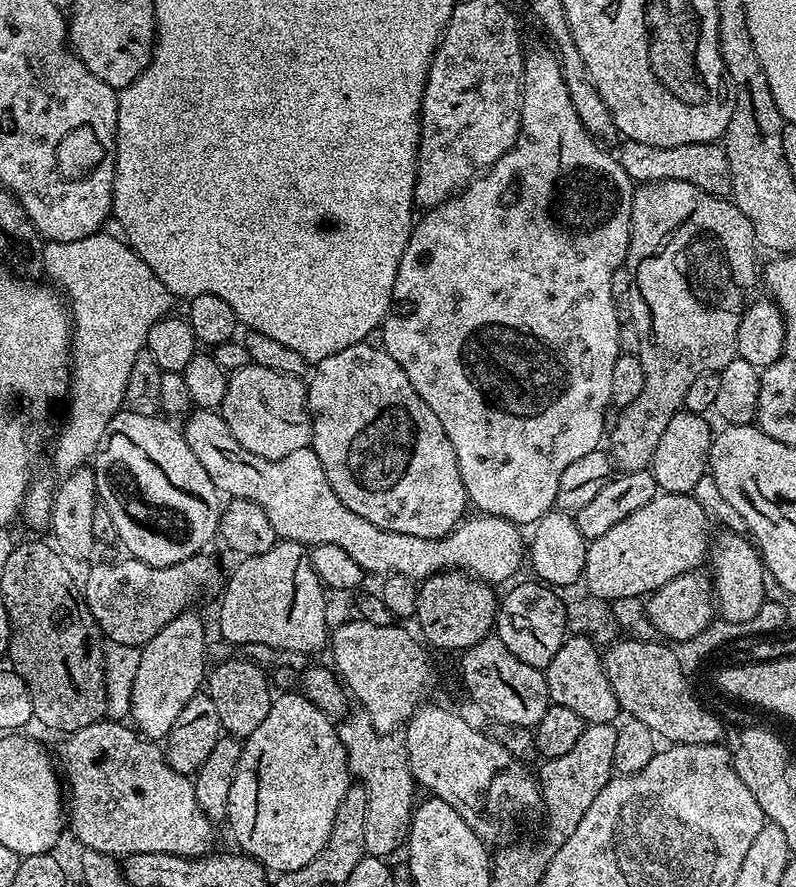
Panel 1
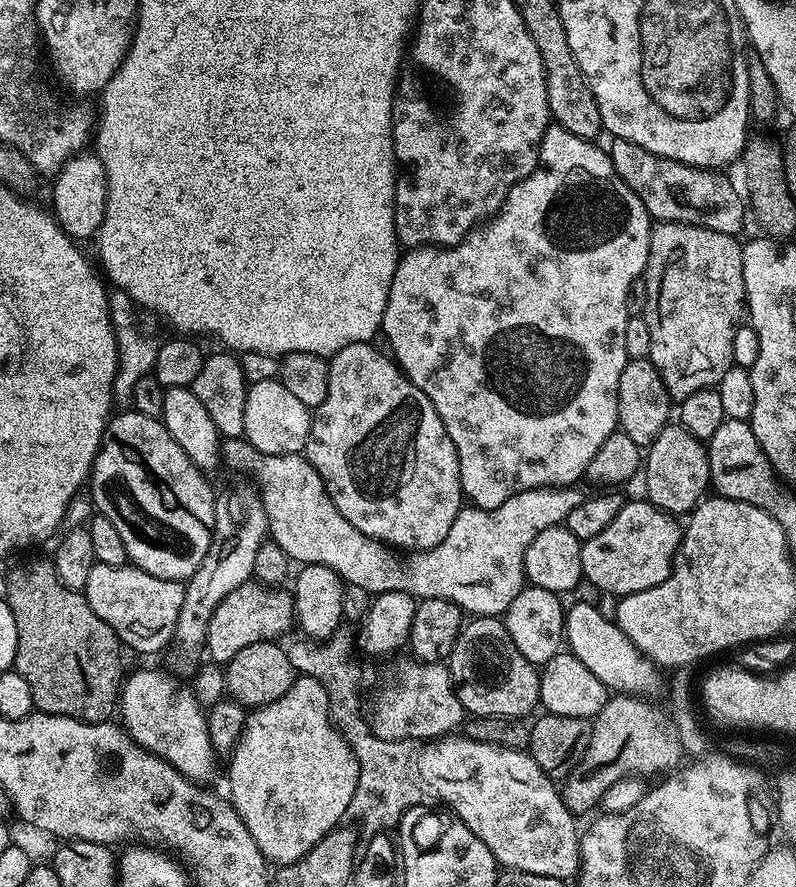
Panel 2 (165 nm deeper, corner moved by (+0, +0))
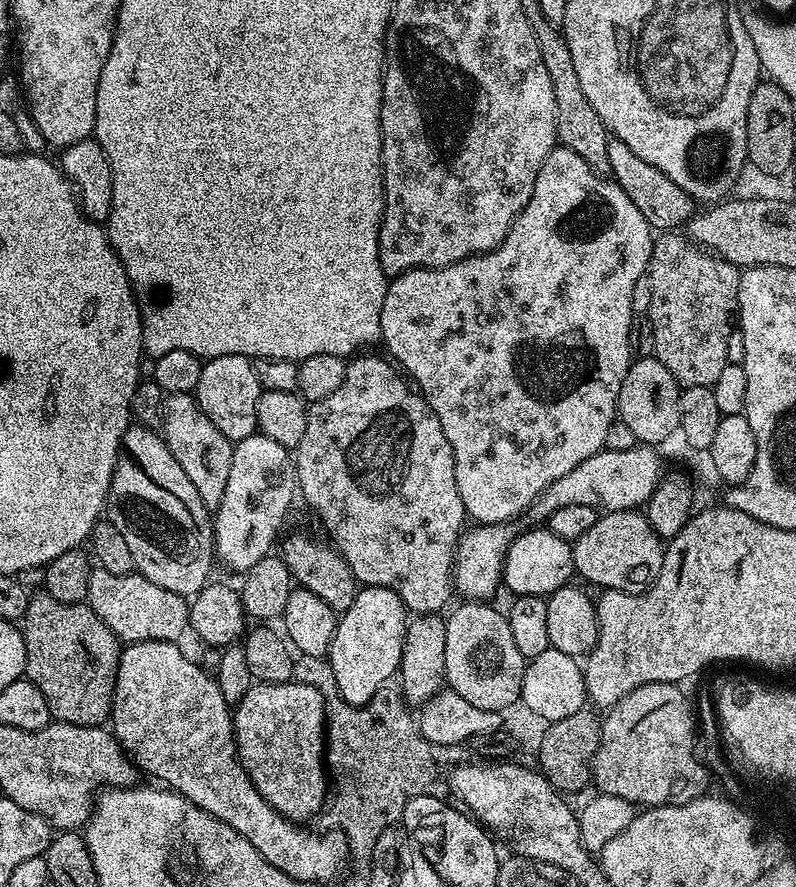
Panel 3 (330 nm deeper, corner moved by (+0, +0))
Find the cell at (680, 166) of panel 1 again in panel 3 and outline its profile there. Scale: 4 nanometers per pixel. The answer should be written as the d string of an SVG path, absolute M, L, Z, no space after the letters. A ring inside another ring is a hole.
M609 139L607 154L609 155L611 177L634 202L634 206L638 207L642 216L655 231L675 231L691 220L696 210L694 209L695 201L680 186L671 182L668 175L662 174L656 166L651 166L648 162L643 161L621 140Z

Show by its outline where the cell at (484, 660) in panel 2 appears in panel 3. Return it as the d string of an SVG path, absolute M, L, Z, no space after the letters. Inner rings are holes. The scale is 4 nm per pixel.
M464 602L461 608L453 607L447 613L444 678L447 687L466 698L470 706L503 713L504 708L520 700L526 657L518 650L514 634L510 634L507 615L492 606L488 602Z

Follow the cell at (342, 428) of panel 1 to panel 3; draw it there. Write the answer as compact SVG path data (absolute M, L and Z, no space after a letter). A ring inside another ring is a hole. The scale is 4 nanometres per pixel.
M360 354L347 361L348 369L342 378L342 386L338 386L338 390L334 390L330 398L314 400L308 404L306 434L302 434L302 442L294 449L298 492L301 497L304 495L305 502L320 515L325 530L332 535L331 543L344 557L344 561L348 563L361 585L394 590L398 598L402 598L409 613L440 614L449 607L448 599L454 596L452 561L456 554L456 543L460 541L462 529L465 527L464 520L466 521L462 494L458 494L458 478L454 478L454 450L450 450L450 442L446 442L446 434L442 434L442 422L438 422L434 410L430 410L419 391L413 390L409 381L387 359L384 361L376 356L364 355L368 354Z

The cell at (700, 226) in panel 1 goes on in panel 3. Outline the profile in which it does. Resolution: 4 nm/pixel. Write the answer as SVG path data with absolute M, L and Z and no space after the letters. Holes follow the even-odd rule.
M665 231L652 241L652 260L648 263L646 285L649 296L648 320L652 323L652 344L656 347L654 355L684 388L711 388L729 364L726 358L726 338L730 338L734 331L741 269L721 260L719 256L701 250L683 235L678 235L675 231Z

